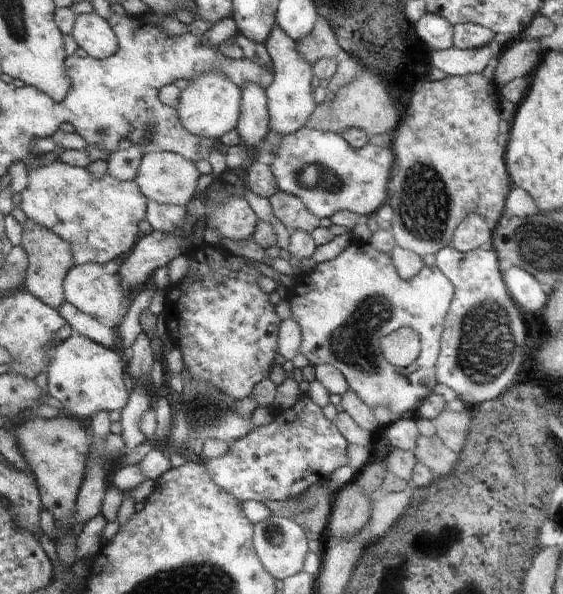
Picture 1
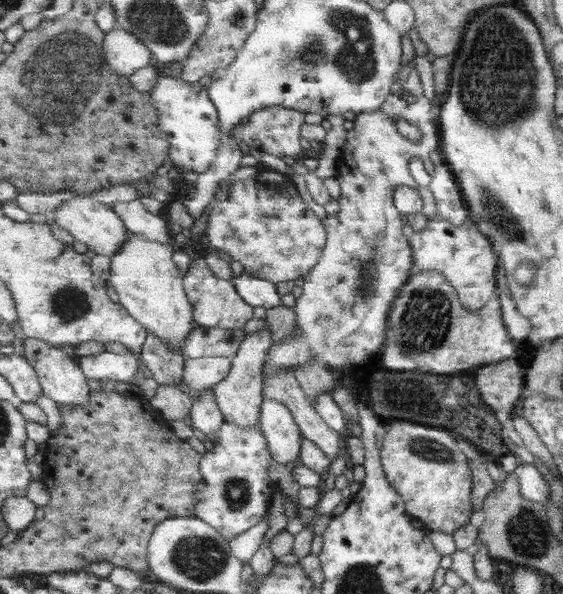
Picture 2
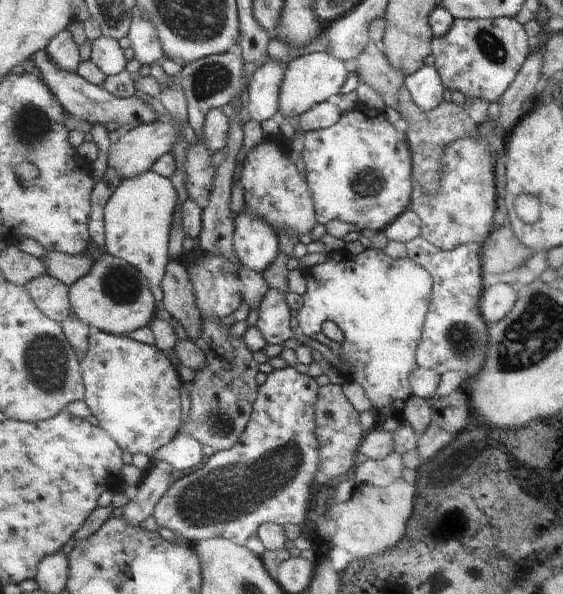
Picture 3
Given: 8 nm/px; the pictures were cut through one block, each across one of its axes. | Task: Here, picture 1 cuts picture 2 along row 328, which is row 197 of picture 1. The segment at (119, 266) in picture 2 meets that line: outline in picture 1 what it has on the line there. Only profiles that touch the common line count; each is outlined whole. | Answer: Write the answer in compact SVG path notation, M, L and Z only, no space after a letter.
M169 151L147 153L142 160L136 178L141 192L152 201L166 205L187 207L203 186L205 178L192 160Z

